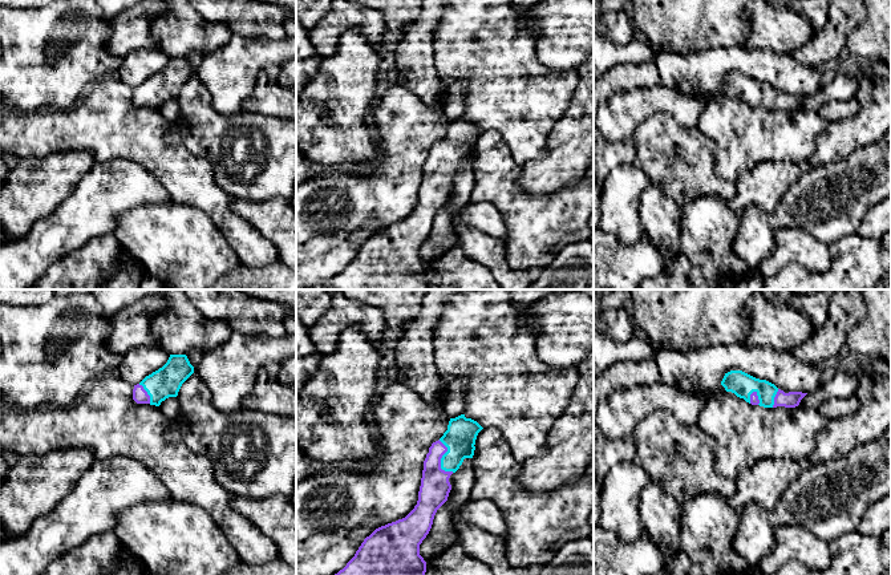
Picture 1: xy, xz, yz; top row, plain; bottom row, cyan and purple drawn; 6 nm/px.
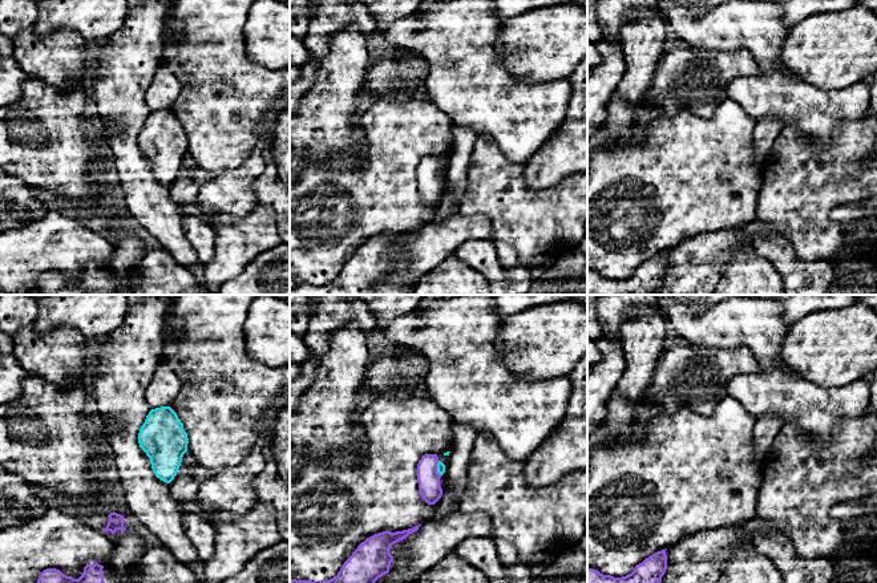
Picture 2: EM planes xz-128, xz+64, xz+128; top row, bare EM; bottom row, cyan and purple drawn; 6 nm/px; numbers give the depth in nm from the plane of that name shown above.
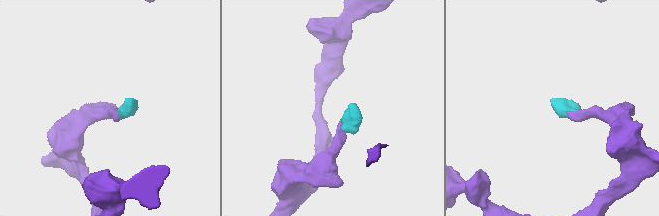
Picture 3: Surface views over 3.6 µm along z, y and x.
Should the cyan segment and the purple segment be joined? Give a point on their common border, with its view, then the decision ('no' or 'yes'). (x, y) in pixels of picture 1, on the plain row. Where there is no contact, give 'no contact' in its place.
contact xz (441, 162); yes

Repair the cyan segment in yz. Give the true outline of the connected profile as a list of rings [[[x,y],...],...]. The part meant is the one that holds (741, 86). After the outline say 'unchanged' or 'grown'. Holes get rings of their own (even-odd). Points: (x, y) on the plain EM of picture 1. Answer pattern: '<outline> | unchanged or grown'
[[[730,73],[725,76],[721,88],[726,94],[734,96],[746,105],[764,110],[795,110],[807,97],[802,94],[785,96],[774,86],[756,81],[742,73]]] | grown

